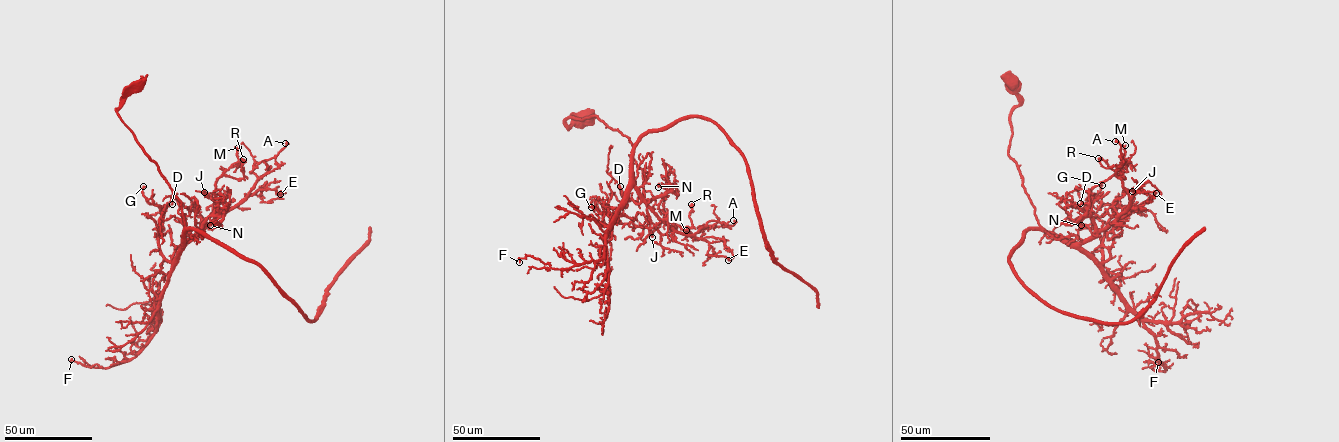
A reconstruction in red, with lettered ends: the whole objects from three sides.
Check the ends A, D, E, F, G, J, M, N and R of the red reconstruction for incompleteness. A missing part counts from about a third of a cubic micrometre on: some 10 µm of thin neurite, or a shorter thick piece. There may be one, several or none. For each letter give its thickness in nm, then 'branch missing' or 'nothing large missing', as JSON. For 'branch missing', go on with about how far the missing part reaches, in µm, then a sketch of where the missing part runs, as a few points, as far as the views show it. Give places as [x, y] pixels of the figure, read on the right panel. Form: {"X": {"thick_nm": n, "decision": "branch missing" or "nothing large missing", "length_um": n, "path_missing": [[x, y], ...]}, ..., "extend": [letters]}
{"A": {"thick_nm": 150, "decision": "nothing large missing"}, "D": {"thick_nm": 180, "decision": "nothing large missing"}, "E": {"thick_nm": 110, "decision": "nothing large missing"}, "F": {"thick_nm": 130, "decision": "nothing large missing"}, "G": {"thick_nm": 150, "decision": "nothing large missing"}, "J": {"thick_nm": 240, "decision": "nothing large missing"}, "M": {"thick_nm": 140, "decision": "nothing large missing"}, "N": {"thick_nm": 240, "decision": "nothing large missing"}, "R": {"thick_nm": 110, "decision": "nothing large missing"}, "extend": []}

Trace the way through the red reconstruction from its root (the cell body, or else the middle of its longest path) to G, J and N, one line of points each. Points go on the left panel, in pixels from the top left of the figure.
G: (140, 84), (117, 113), (181, 203), (184, 244), (173, 261), (158, 242), (163, 208), (146, 200), (143, 186)
J: (140, 84), (126, 98), (117, 113), (180, 202), (185, 242), (217, 215), (216, 203), (204, 192)
N: (140, 84), (118, 109), (119, 116), (180, 202), (184, 241), (193, 237), (208, 218), (218, 216), (210, 225)

